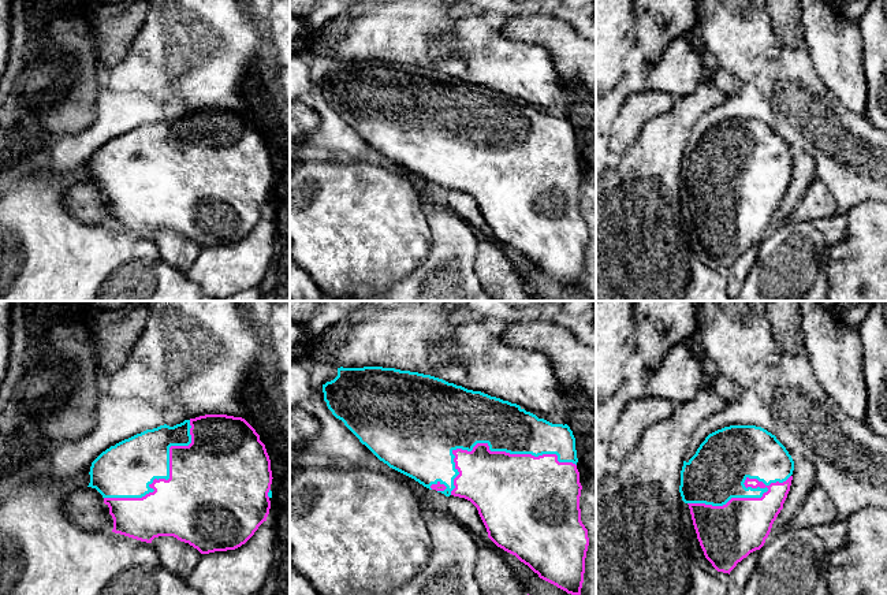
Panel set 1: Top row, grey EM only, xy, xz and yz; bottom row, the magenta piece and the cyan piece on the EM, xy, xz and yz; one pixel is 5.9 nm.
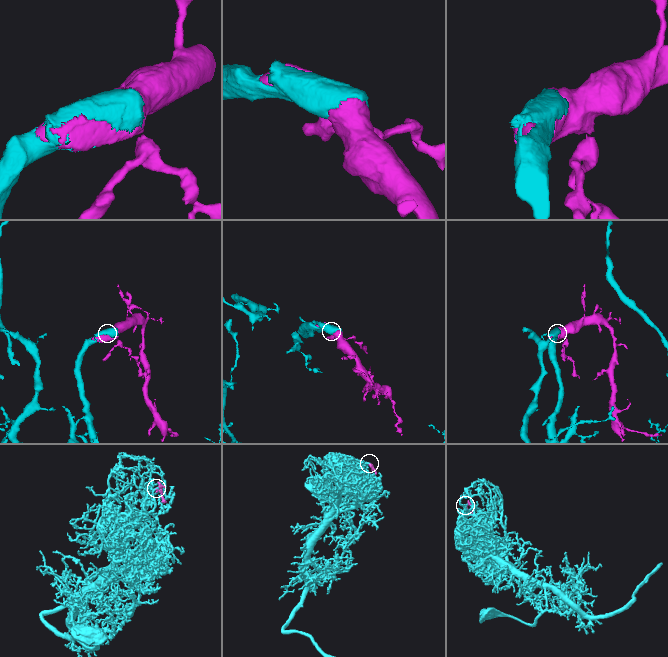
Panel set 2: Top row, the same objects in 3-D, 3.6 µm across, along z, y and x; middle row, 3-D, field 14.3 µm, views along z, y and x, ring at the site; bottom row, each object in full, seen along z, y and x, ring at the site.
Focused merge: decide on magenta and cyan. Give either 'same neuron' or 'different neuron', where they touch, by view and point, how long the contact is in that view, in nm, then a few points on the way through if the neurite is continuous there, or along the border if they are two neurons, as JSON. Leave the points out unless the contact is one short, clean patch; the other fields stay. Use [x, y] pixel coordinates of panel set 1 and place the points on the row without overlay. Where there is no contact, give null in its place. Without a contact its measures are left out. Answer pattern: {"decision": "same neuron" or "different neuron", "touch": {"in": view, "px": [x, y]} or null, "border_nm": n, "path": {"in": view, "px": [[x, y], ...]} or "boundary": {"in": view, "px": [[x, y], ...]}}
{"decision": "same neuron", "touch": {"in": "xz", "px": [494, 145]}, "border_nm": 750}

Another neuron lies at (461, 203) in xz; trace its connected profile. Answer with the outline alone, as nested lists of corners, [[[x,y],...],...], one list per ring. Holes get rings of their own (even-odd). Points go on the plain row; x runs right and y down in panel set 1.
[[[450,189],[448,207],[473,228],[488,231],[487,222],[478,208],[477,201],[467,193]]]

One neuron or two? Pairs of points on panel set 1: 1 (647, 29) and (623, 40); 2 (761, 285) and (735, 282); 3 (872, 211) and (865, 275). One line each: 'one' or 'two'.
1: two
2: two
3: one

